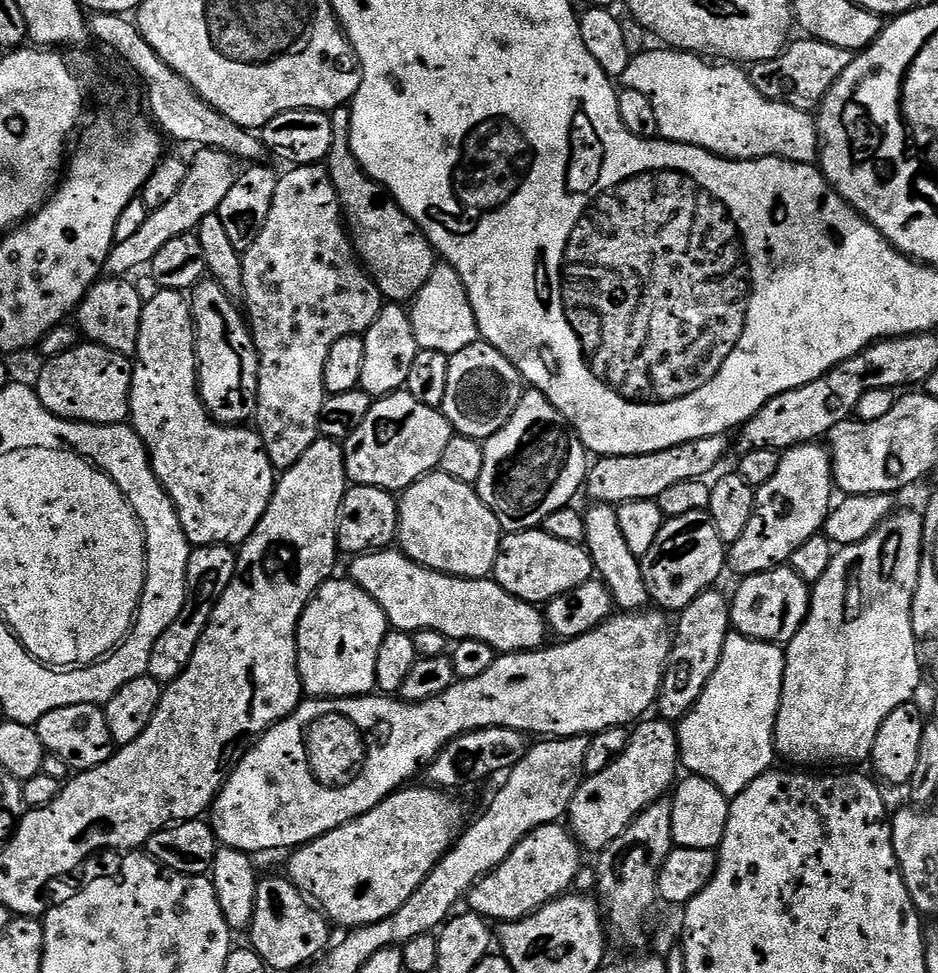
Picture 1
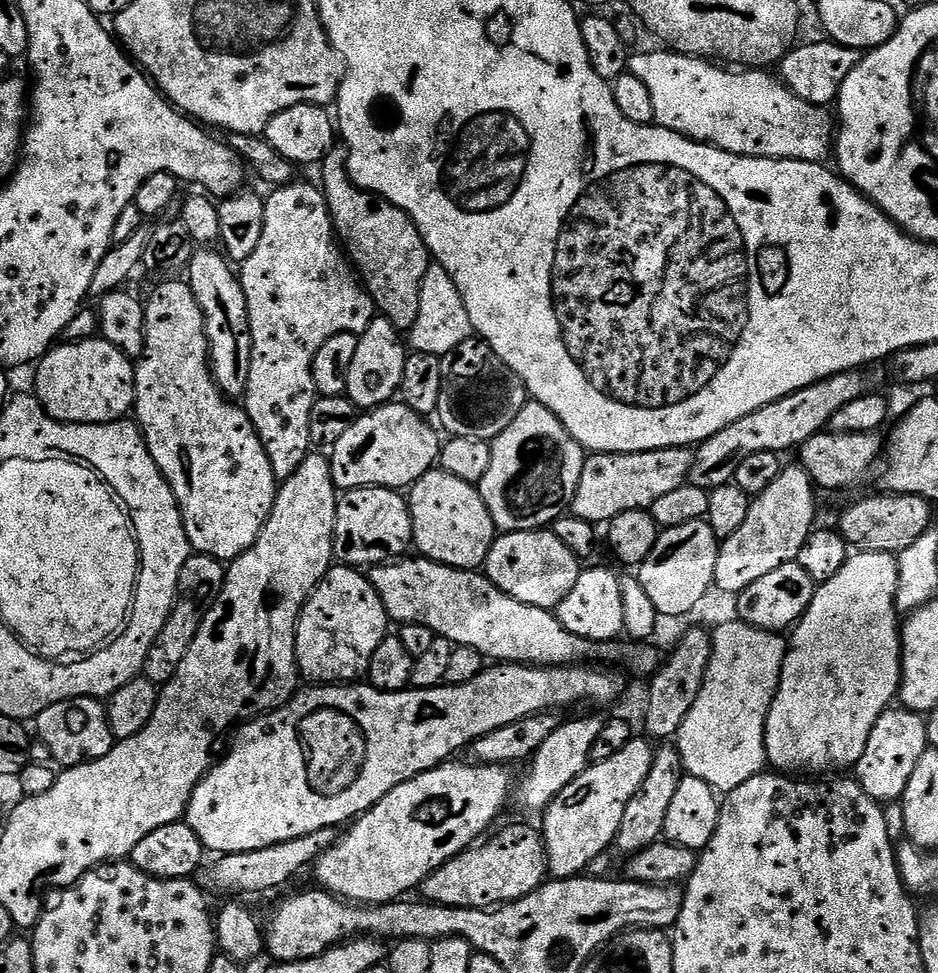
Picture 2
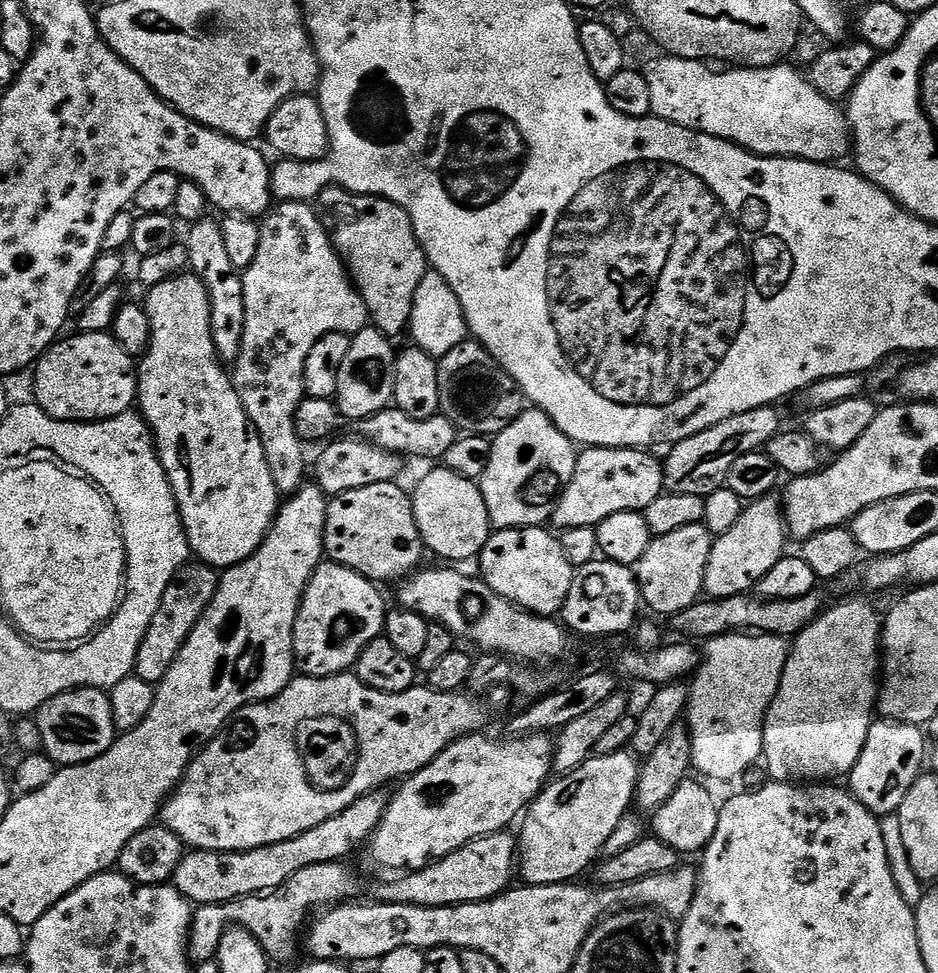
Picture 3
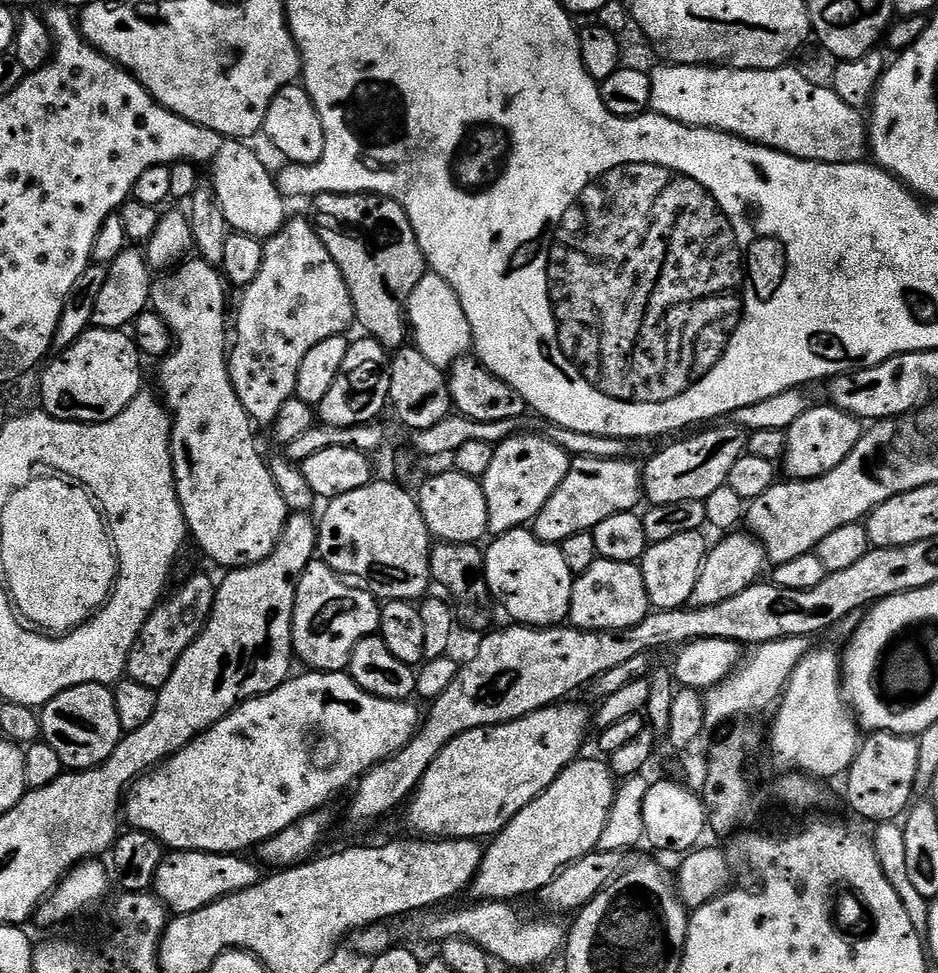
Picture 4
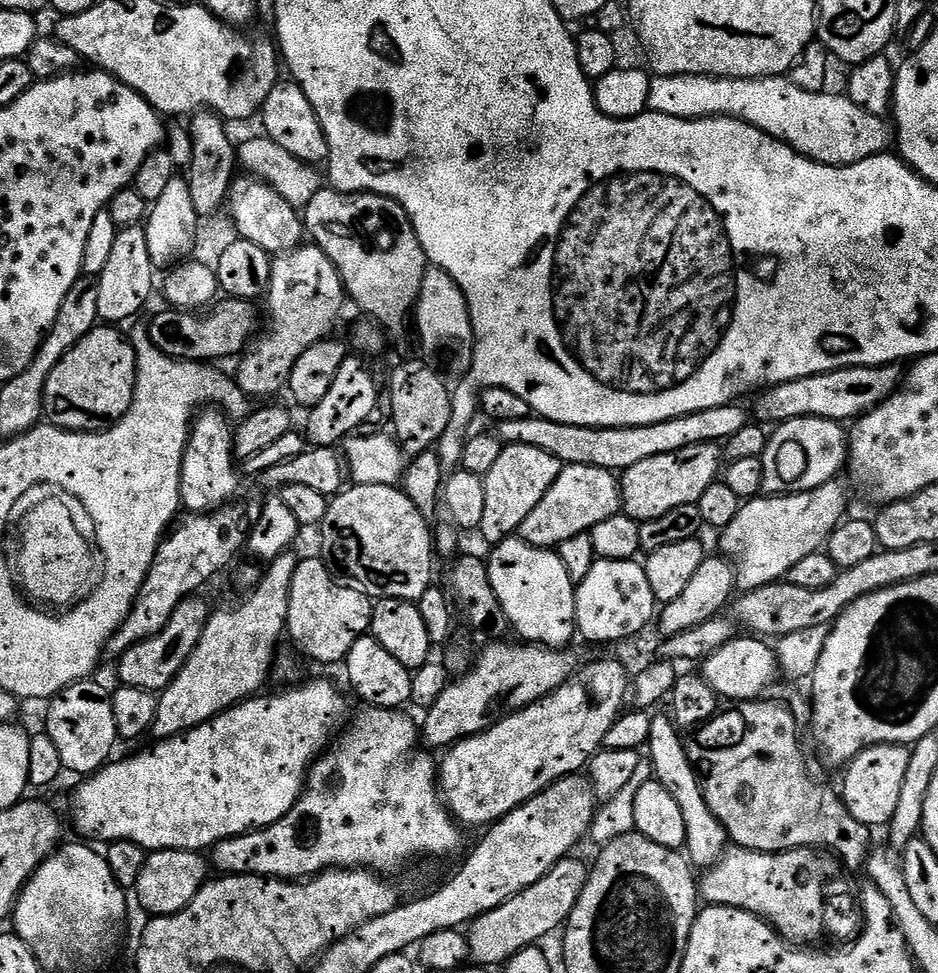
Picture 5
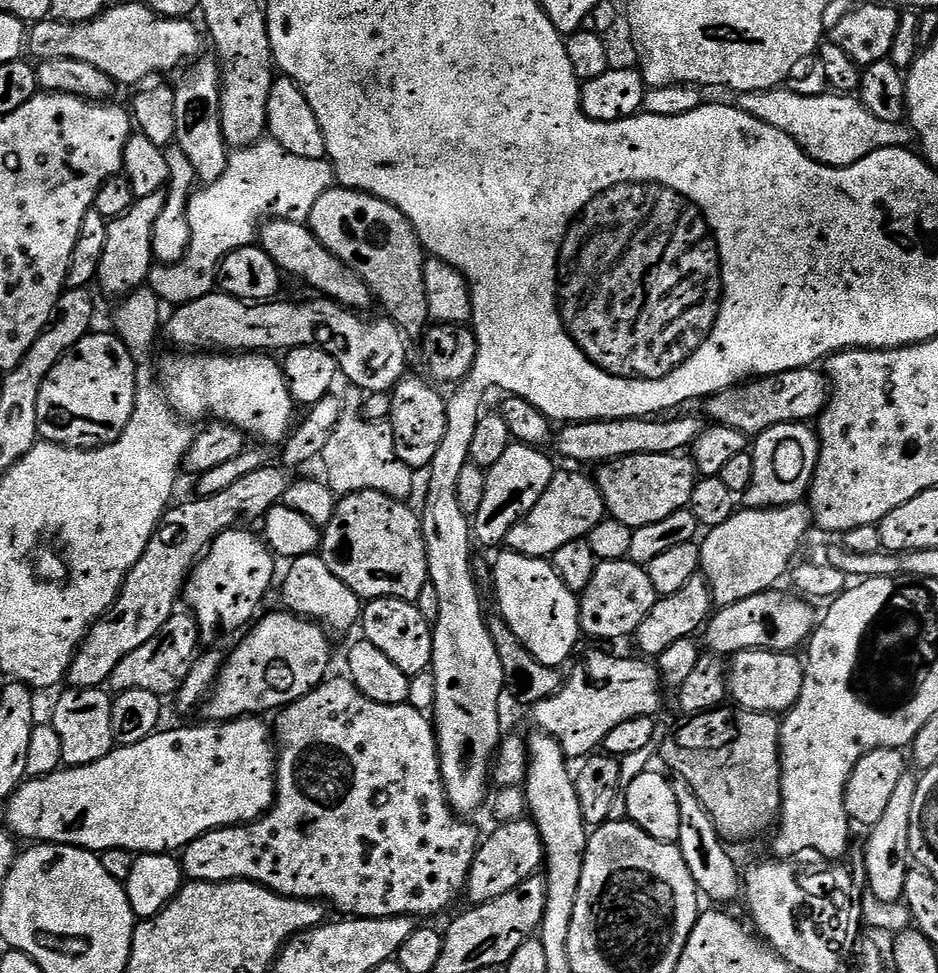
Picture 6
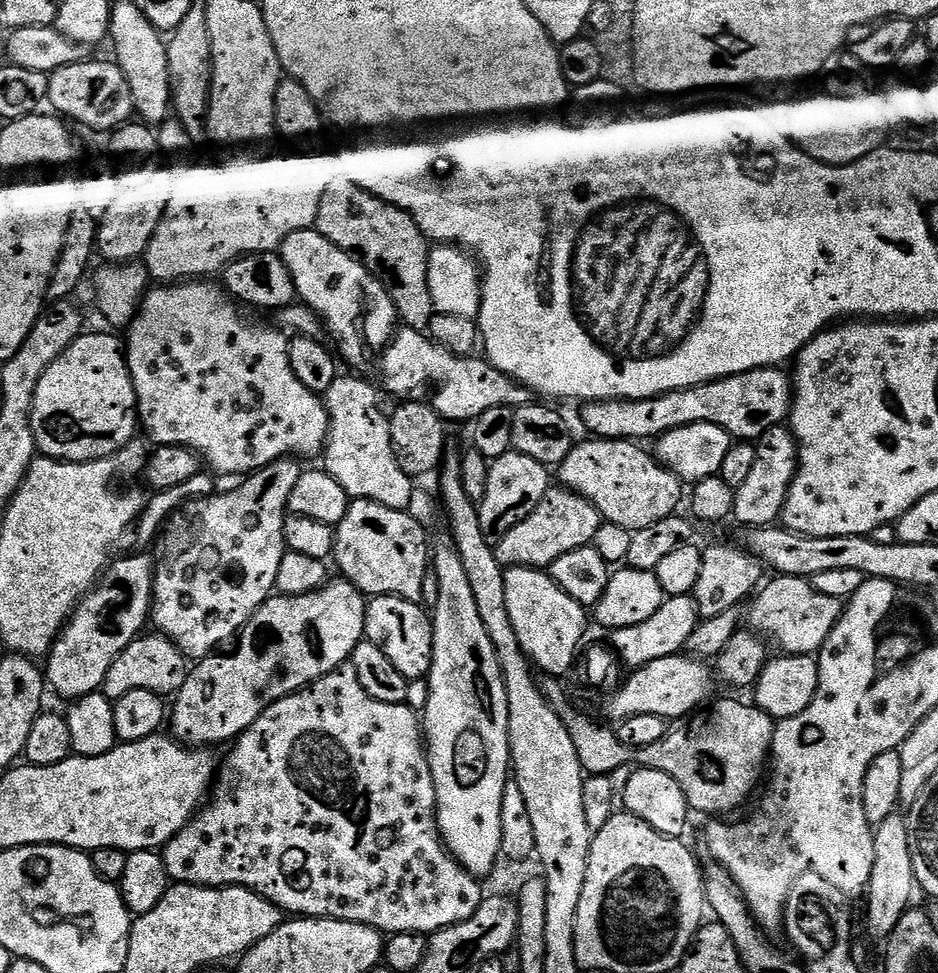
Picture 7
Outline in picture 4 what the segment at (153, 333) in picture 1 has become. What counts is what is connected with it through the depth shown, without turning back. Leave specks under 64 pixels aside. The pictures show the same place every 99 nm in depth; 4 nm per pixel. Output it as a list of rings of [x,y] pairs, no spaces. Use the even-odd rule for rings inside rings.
[[[188,258],[179,266],[171,269],[167,274],[161,275],[161,278],[153,279],[152,282],[152,299],[150,301],[151,311],[157,312],[166,322],[166,326],[172,331],[174,341],[171,352],[159,361],[160,364],[160,388],[164,391],[162,395],[163,403],[166,405],[172,417],[172,473],[176,479],[176,496],[182,506],[184,520],[188,524],[188,531],[191,539],[196,539],[196,544],[213,560],[216,564],[221,564],[224,570],[234,568],[249,568],[266,558],[276,549],[280,543],[280,535],[284,532],[284,527],[290,515],[286,502],[282,502],[282,494],[278,494],[278,486],[274,486],[271,467],[260,457],[260,452],[256,449],[256,432],[253,421],[248,415],[248,411],[238,402],[238,394],[230,382],[228,373],[228,357],[230,355],[230,316],[224,311],[228,308],[228,300],[224,297],[224,288],[226,281],[221,271],[212,264],[199,258]]]

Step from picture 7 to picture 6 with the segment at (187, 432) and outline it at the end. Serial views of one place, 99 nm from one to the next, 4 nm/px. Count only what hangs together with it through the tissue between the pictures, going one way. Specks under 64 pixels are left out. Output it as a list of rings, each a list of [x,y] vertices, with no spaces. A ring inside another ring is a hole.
[[[176,354],[173,360],[165,362],[164,372],[162,368],[162,387],[168,401],[172,403],[172,409],[185,421],[193,422],[192,420],[200,420],[203,416],[216,415],[212,417],[225,424],[235,424],[249,437],[261,436],[265,440],[261,441],[268,446],[287,441],[297,419],[298,405],[288,389],[281,361],[272,354]]]

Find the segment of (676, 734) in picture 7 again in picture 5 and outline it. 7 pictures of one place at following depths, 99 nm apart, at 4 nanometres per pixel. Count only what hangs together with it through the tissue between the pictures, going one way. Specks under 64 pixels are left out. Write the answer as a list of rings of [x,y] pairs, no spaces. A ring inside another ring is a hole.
[[[759,698],[754,700],[745,700],[737,703],[735,706],[728,706],[730,708],[717,711],[712,719],[705,724],[700,725],[691,733],[692,737],[687,737],[686,747],[689,756],[689,762],[692,763],[693,768],[696,769],[696,775],[700,777],[700,785],[702,786],[702,794],[706,798],[706,806],[710,806],[710,810],[714,814],[714,818],[718,818],[718,822],[722,824],[726,830],[729,841],[735,847],[745,848],[751,852],[792,852],[796,848],[810,848],[815,849],[819,846],[821,849],[833,848],[837,852],[839,863],[844,864],[850,871],[856,872],[865,867],[868,854],[870,851],[870,843],[868,844],[867,836],[870,832],[869,825],[858,822],[854,818],[854,814],[850,814],[850,810],[844,804],[841,793],[836,792],[832,788],[827,788],[824,784],[815,784],[814,781],[808,777],[808,764],[804,761],[804,752],[800,749],[800,728],[796,725],[796,716],[783,704],[780,700],[768,700],[769,698]]]

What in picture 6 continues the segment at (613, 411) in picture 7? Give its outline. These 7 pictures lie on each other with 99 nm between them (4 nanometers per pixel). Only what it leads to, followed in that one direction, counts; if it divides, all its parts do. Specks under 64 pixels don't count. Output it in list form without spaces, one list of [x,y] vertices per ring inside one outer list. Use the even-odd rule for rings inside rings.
[[[813,366],[753,378],[707,397],[702,407],[708,411],[707,419],[719,427],[733,428],[749,438],[755,438],[760,433],[770,430],[770,426],[815,421],[829,399],[830,385],[827,375],[819,367]]]

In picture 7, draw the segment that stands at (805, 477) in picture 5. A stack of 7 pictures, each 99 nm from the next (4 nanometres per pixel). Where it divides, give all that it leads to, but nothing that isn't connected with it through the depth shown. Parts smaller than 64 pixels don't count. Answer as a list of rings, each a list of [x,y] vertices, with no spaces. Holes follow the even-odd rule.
[[[787,427],[771,428],[755,441],[754,467],[746,482],[736,488],[732,516],[744,528],[766,528],[775,525],[783,517],[784,503],[792,480],[796,476],[798,449],[796,438]]]

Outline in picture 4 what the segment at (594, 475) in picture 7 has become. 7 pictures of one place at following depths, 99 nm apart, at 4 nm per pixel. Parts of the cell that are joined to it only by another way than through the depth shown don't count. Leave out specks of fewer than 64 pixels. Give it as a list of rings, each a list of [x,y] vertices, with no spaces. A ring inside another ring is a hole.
[[[720,426],[685,435],[680,438],[685,440],[668,444],[661,452],[654,453],[648,461],[643,461],[644,500],[649,505],[666,506],[670,502],[704,501],[710,498],[710,494],[714,494],[714,490],[727,485],[730,470],[734,470],[734,462],[746,455],[749,433],[735,426],[716,427]]]

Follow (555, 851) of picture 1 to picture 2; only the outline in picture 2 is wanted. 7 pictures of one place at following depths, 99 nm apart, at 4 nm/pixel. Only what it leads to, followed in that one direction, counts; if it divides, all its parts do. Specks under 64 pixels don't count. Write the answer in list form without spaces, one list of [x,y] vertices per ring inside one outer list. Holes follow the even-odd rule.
[[[512,824],[509,828],[502,829],[489,844],[483,844],[473,846],[467,852],[459,852],[438,871],[431,872],[422,885],[423,899],[430,904],[451,908],[491,910],[499,905],[513,904],[516,900],[526,898],[546,882],[549,875],[548,855],[539,827]]]

